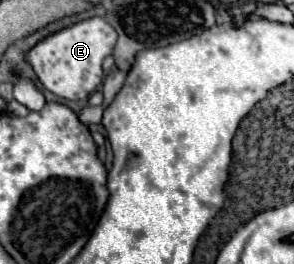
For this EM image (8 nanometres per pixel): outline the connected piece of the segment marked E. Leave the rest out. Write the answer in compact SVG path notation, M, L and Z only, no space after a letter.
M89 17L85 21L77 21L61 31L55 31L47 37L43 37L41 41L37 41L29 51L25 51L25 61L33 67L37 79L41 81L41 85L51 91L53 95L61 97L61 99L87 99L95 89L97 85L101 83L103 79L103 59L107 55L111 55L113 47L115 47L115 41L117 41L117 35L115 35L115 29L113 27L107 27L107 23L101 19L101 17Z

